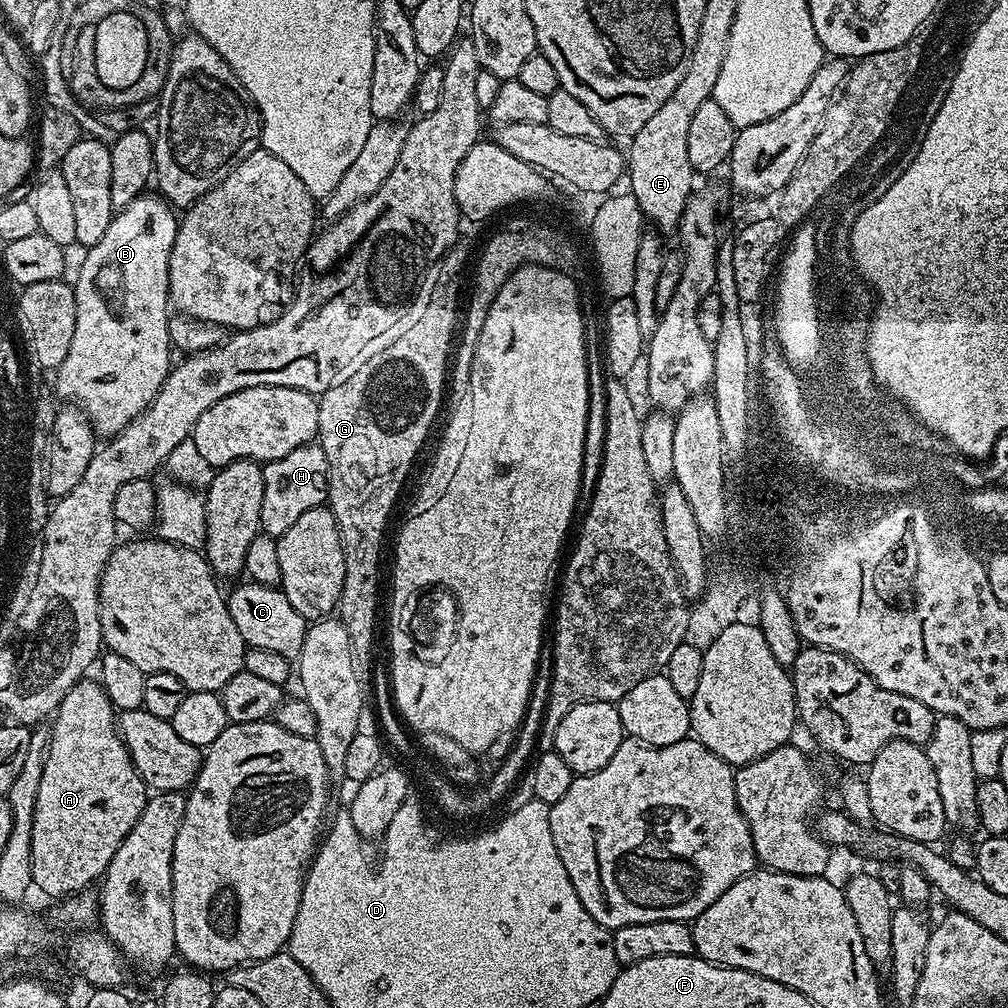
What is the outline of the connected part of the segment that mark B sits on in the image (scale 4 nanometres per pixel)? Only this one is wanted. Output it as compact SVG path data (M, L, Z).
M145 194L134 198L134 202L130 202L130 206L119 209L113 215L110 226L106 229L106 234L100 241L94 242L92 248L87 249L83 253L84 261L80 264L80 269L76 272L76 280L72 284L74 290L74 302L76 303L76 317L74 318L74 338L70 341L70 351L66 354L66 358L55 369L56 376L56 392L60 396L69 396L71 403L75 407L81 409L88 421L92 423L92 431L100 438L111 438L117 436L120 431L130 422L134 422L134 418L138 418L150 406L150 402L154 402L154 398L158 394L158 390L162 390L162 382L166 382L168 373L174 367L174 359L172 360L172 352L174 353L174 345L170 334L168 333L168 318L170 315L170 297L168 295L168 267L170 266L170 254L174 246L174 238L176 237L176 229L178 227L178 216L171 204L159 194Z

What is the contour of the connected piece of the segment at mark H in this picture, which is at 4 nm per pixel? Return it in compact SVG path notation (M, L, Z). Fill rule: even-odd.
M313 442L290 450L286 458L269 460L263 465L264 481L262 482L262 518L260 531L265 536L281 537L306 514L306 510L321 507L328 498L328 467L326 454Z

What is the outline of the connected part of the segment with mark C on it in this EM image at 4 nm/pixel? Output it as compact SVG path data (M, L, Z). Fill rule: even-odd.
M243 583L238 585L232 593L229 591L226 599L230 618L234 618L234 626L238 626L238 634L242 634L245 645L248 648L278 650L278 654L282 654L287 660L295 661L299 657L302 642L308 633L309 621L304 620L302 614L298 614L298 610L294 610L294 606L290 606L286 594L280 591L279 587L267 588L264 584Z

